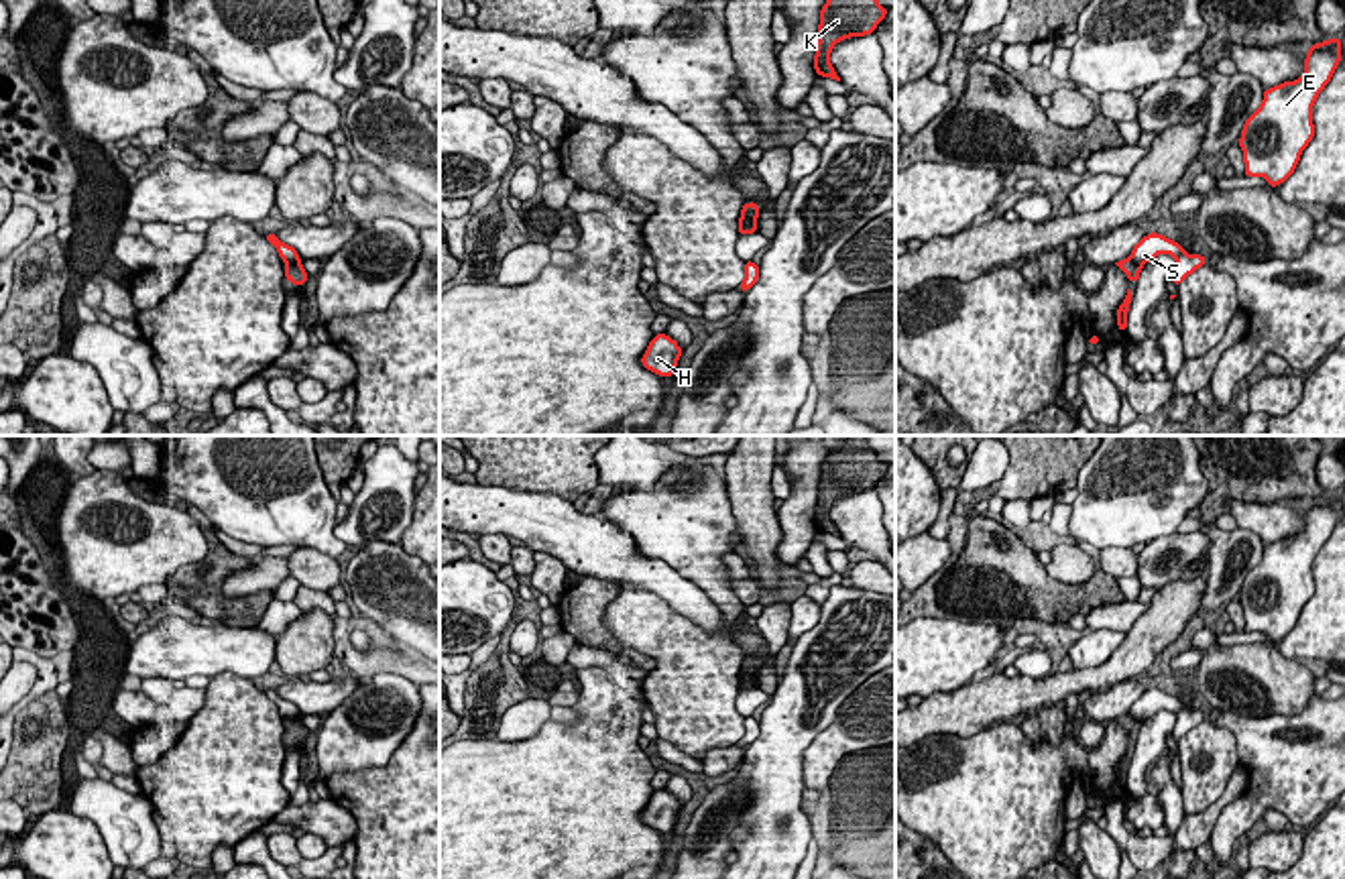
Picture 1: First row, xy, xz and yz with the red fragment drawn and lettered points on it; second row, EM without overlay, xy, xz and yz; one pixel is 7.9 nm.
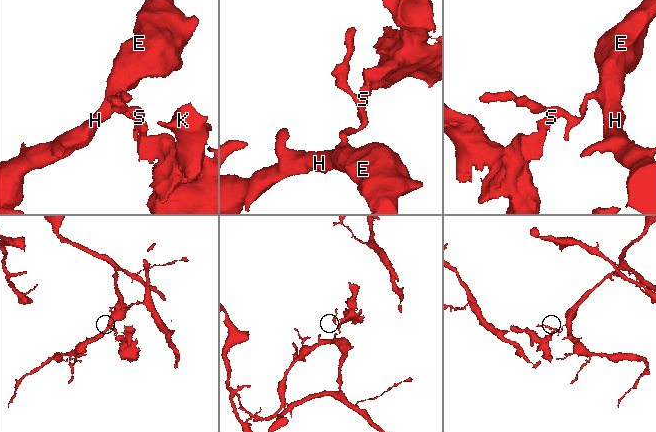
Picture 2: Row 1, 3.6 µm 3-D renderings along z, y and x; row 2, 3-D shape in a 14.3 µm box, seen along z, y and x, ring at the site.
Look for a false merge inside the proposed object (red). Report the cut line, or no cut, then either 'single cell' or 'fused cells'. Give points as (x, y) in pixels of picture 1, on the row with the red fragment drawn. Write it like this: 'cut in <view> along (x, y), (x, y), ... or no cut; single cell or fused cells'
cut in xy along (300, 259), (285, 263); fused cells

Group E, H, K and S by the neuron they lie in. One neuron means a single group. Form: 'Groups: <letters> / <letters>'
Groups: E H S / K

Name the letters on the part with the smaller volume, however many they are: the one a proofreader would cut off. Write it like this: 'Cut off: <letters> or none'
Cut off: K

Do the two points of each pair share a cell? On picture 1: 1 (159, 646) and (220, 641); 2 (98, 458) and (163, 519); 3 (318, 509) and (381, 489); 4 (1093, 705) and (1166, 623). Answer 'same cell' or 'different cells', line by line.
1: same cell
2: different cells
3: different cells
4: different cells

